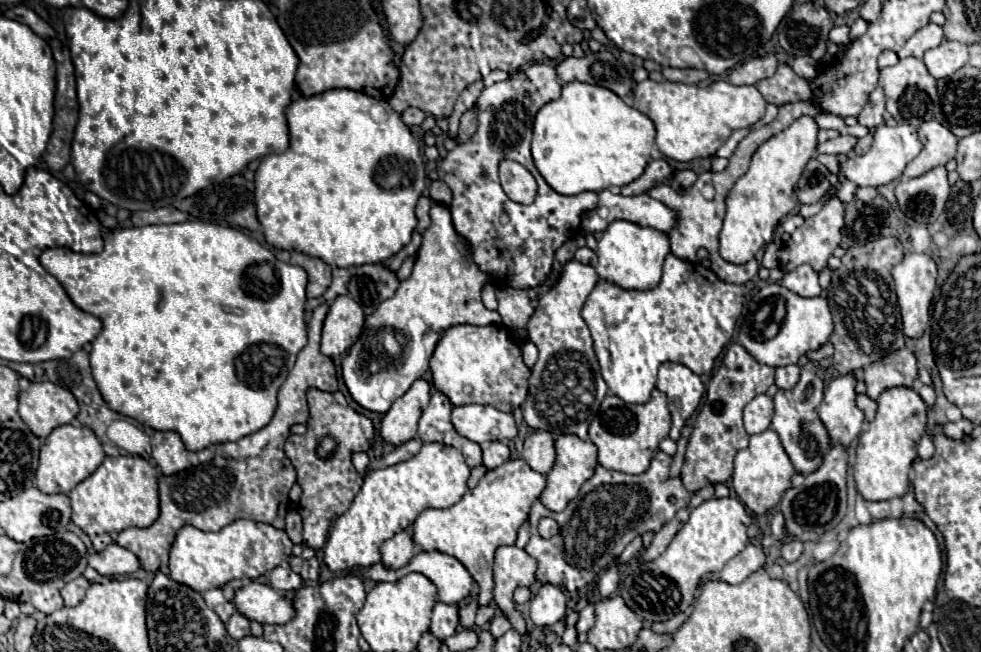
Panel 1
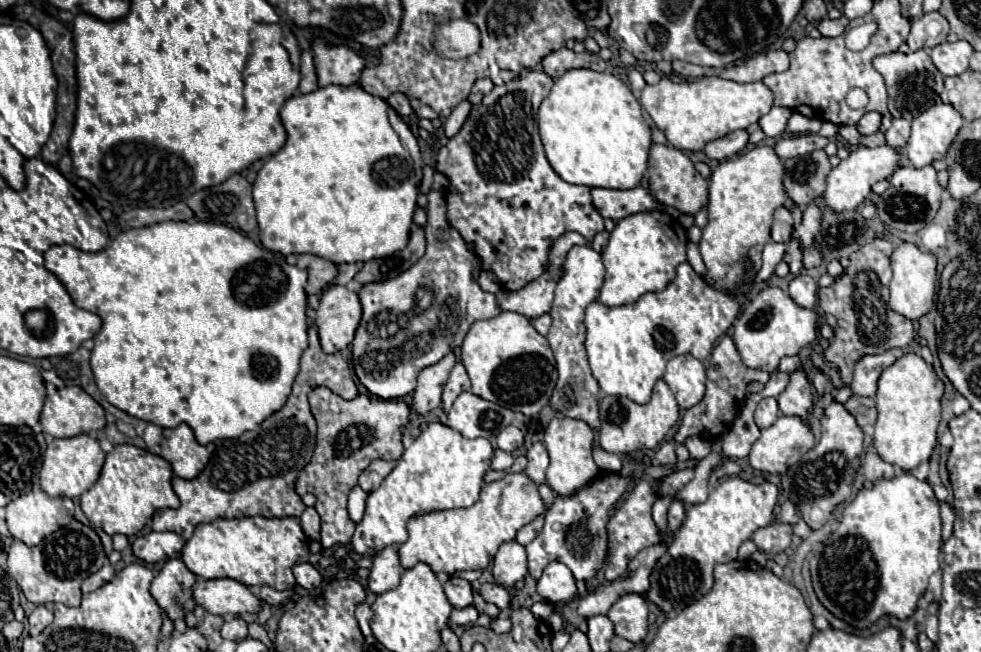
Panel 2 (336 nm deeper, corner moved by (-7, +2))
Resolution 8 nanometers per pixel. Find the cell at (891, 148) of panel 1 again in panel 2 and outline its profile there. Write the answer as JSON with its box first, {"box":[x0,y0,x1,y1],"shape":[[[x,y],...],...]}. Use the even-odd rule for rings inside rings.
{"box":[823,144,901,212],"shape":[[[887,144],[877,146],[877,148],[859,146],[859,148],[851,150],[849,158],[841,160],[841,164],[837,168],[833,168],[831,174],[827,176],[827,190],[823,194],[827,206],[837,210],[837,212],[855,210],[871,194],[871,186],[875,182],[891,178],[891,172],[895,172],[895,168],[899,166],[899,158],[901,158],[899,150],[893,146],[887,146]]]}

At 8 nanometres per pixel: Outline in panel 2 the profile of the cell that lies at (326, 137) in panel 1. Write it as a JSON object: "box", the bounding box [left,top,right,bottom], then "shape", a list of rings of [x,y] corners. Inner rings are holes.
{"box":[253,84,423,264],"shape":[[[353,84],[295,94],[283,104],[281,120],[287,130],[287,142],[263,164],[253,182],[263,248],[283,256],[315,254],[333,264],[367,262],[403,250],[417,208],[423,160],[417,137],[402,117],[383,98]]]}

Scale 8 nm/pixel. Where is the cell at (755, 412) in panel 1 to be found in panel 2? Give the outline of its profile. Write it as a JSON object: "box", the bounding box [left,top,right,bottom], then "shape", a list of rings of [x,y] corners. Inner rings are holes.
{"box":[755,398,781,428],"shape":[[[763,398],[755,410],[755,424],[759,428],[769,428],[781,416],[775,398]]]}

